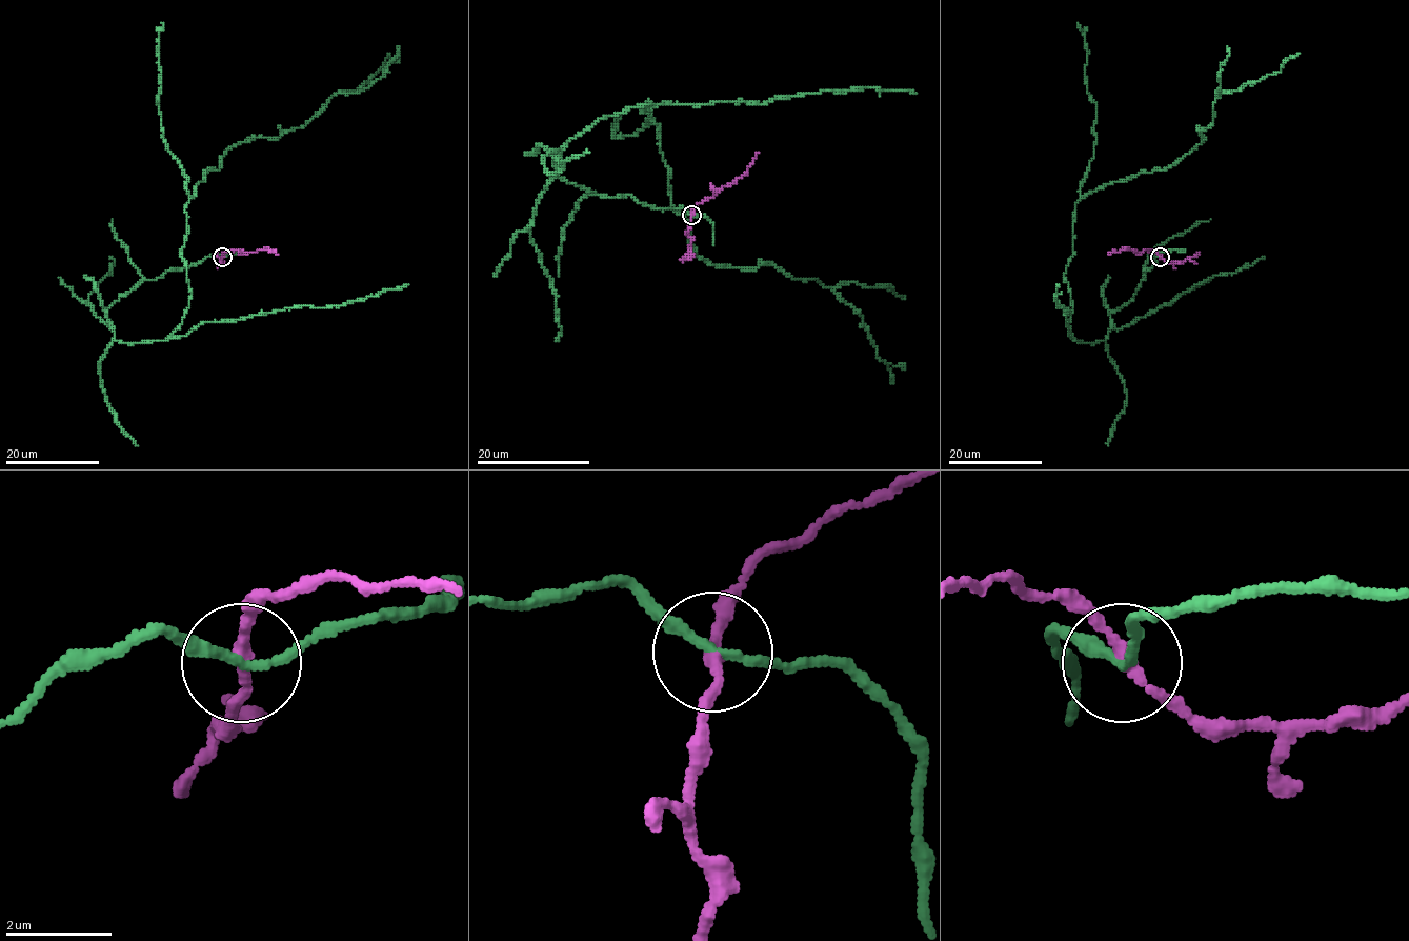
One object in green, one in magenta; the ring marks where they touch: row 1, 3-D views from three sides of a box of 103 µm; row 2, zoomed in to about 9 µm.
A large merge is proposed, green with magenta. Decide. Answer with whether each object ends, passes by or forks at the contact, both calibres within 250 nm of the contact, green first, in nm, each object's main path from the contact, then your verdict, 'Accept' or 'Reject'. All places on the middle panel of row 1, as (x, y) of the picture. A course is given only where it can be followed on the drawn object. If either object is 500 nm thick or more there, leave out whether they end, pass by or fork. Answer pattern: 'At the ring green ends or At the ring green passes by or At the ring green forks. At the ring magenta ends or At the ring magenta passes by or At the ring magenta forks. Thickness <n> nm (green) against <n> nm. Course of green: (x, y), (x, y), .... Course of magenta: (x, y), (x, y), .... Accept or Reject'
At the ring green passes by. At the ring magenta passes by. Thickness 160 nm (green) against 220 nm. Course of green: (691, 215), (569, 184), (552, 156), (649, 99), (642, 111), (696, 255), (770, 263), (831, 288), (892, 382). Course of magenta: (691, 215), (697, 203), (711, 198), (745, 172), (758, 152). Reject

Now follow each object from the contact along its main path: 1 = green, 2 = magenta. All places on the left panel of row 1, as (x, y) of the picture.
1: (222, 257), (121, 296), (116, 340), (164, 341), (181, 322), (185, 211), (205, 172), (303, 127), (389, 53)
2: (222, 257), (227, 249), (245, 253), (266, 247), (277, 254)

